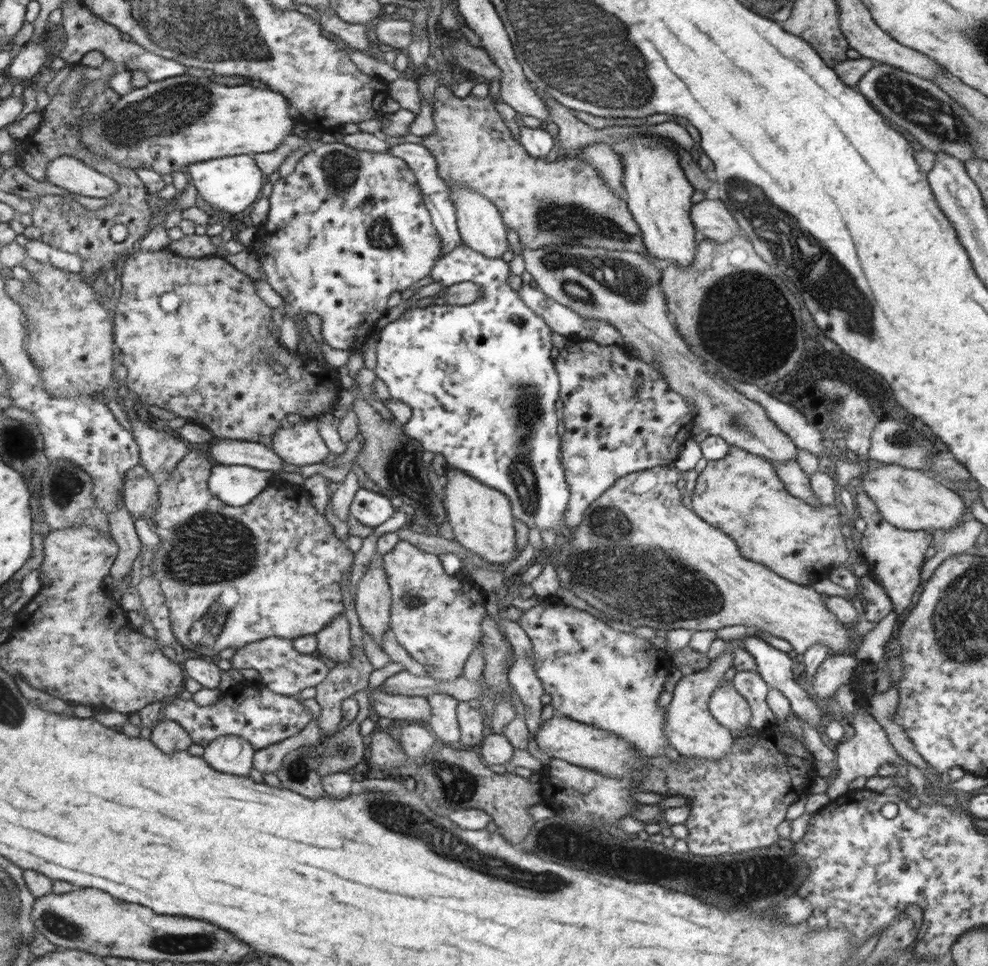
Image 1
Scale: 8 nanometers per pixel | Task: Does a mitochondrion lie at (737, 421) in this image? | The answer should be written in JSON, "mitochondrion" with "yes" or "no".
{"mitochondrion":"yes"}

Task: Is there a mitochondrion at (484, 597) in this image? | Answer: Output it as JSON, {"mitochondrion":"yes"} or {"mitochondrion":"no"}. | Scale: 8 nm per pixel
{"mitochondrion":"no"}

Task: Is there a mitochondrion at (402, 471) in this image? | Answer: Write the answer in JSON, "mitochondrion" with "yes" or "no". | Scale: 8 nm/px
{"mitochondrion":"yes"}

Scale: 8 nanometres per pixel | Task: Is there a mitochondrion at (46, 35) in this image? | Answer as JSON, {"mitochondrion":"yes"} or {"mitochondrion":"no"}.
{"mitochondrion":"no"}

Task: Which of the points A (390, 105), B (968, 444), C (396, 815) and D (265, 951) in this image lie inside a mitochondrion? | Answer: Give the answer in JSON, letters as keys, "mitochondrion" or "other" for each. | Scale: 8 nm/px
{"A":"other","B":"other","C":"mitochondrion","D":"other"}

